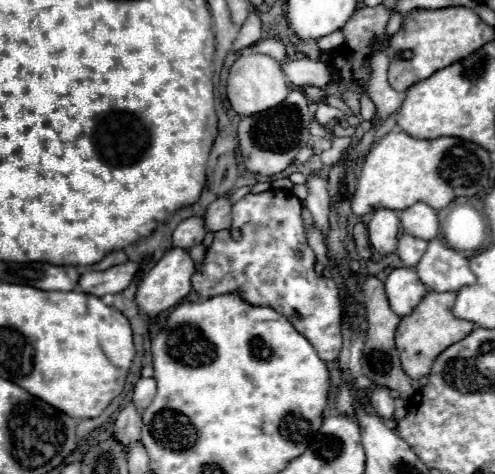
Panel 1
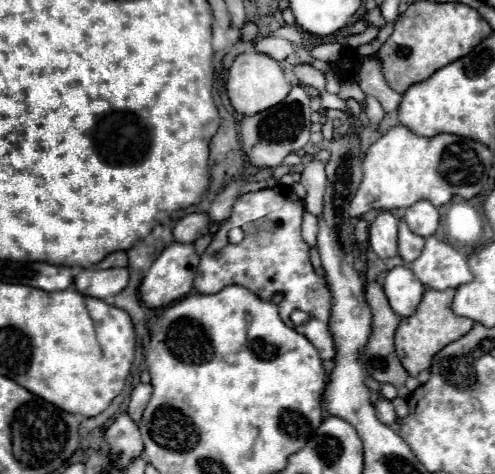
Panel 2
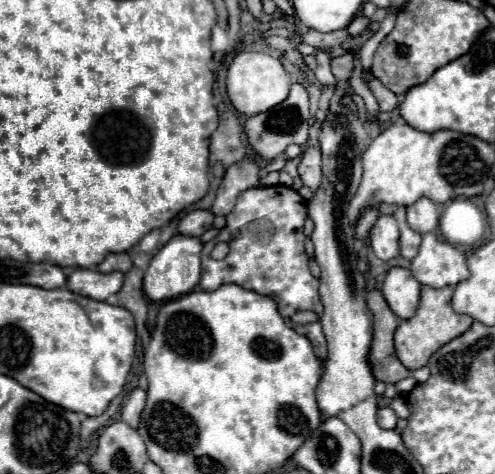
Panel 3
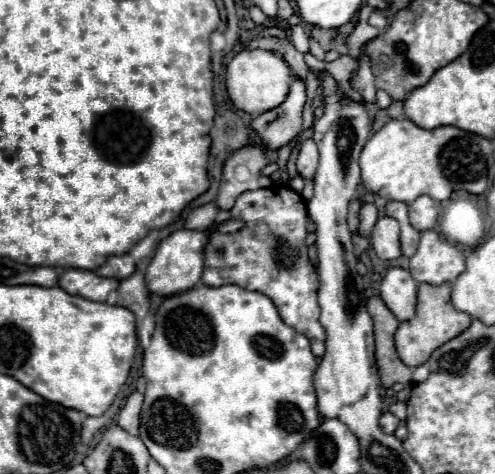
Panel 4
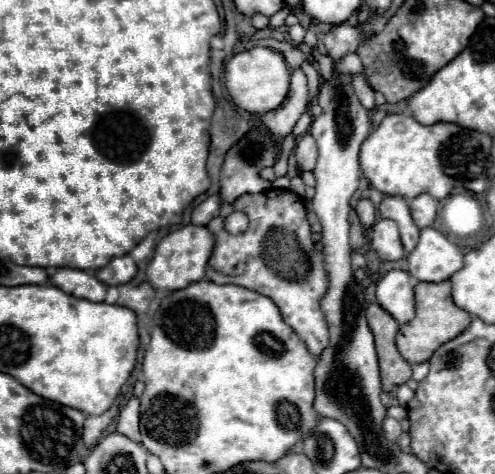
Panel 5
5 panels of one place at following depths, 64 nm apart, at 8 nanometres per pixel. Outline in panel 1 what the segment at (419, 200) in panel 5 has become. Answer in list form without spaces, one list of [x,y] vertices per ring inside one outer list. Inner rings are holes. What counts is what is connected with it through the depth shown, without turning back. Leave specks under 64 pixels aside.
[[[416,202],[414,206],[402,210],[400,222],[404,232],[422,240],[432,240],[438,234],[438,214],[424,202]]]

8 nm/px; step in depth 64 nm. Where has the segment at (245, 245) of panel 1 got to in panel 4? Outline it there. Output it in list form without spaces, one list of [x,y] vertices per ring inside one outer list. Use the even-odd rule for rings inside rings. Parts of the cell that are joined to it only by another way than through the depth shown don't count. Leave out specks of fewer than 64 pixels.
[[[272,186],[240,194],[230,212],[234,218],[244,220],[246,228],[236,234],[210,234],[210,242],[204,252],[202,282],[208,286],[236,284],[246,290],[266,294],[276,304],[282,320],[298,334],[306,336],[310,340],[312,354],[320,358],[324,354],[326,332],[318,320],[320,306],[316,292],[320,280],[316,276],[316,266],[308,258],[308,212],[304,198],[288,186]]]

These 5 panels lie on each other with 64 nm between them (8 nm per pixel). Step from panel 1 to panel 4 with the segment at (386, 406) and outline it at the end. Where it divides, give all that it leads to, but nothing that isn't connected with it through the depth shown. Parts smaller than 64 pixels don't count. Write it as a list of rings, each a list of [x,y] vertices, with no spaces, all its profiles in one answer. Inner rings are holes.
[[[384,412],[382,418],[380,418],[380,426],[382,426],[382,430],[388,432],[388,434],[394,434],[394,430],[398,428],[398,424],[400,424],[400,420],[398,420],[394,414],[390,414],[390,412]]]

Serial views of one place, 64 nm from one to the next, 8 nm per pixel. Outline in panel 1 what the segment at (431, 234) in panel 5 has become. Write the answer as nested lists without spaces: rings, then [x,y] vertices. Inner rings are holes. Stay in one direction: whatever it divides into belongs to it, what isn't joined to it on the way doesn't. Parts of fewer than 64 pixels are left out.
[[[438,238],[428,242],[424,256],[414,268],[422,284],[436,292],[458,292],[462,286],[476,282],[468,258]]]

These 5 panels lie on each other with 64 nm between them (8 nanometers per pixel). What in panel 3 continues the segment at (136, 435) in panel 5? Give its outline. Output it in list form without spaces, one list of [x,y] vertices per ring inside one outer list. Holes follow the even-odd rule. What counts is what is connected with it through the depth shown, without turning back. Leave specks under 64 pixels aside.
[[[136,388],[132,390],[132,394],[128,396],[128,402],[126,406],[122,408],[122,420],[132,426],[132,428],[138,428],[138,422],[140,422],[140,414],[144,410],[144,404],[146,404],[146,392],[142,388]]]

